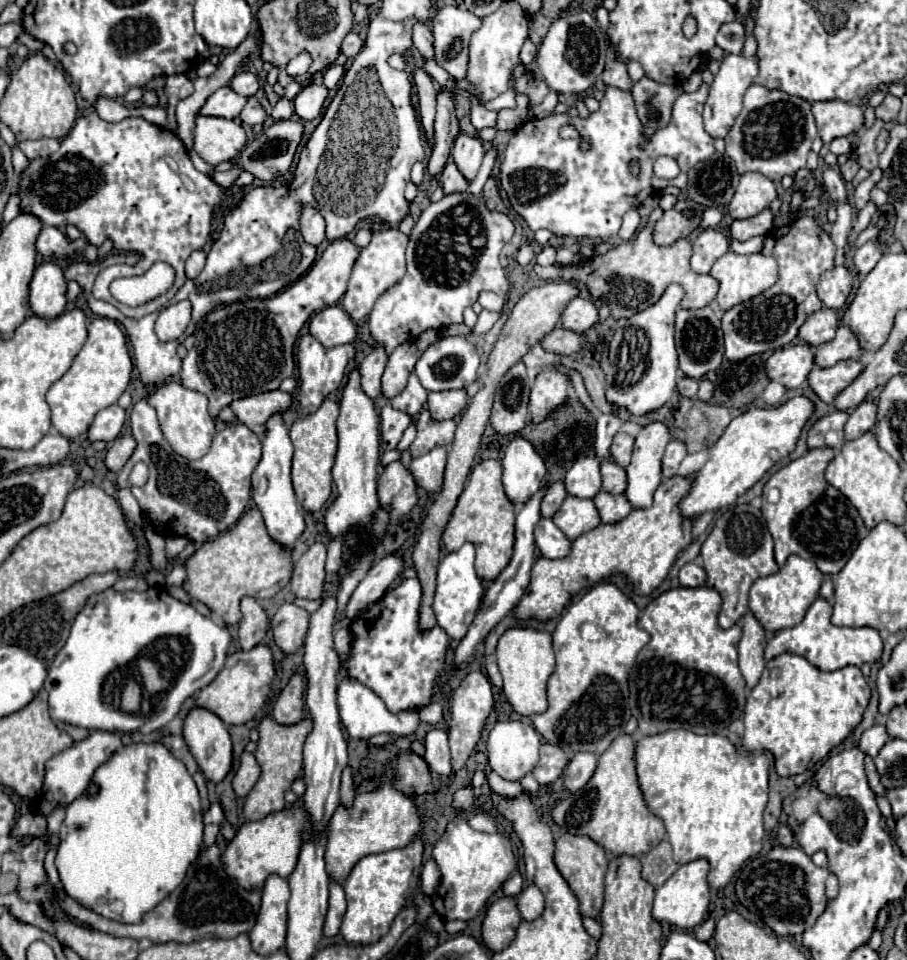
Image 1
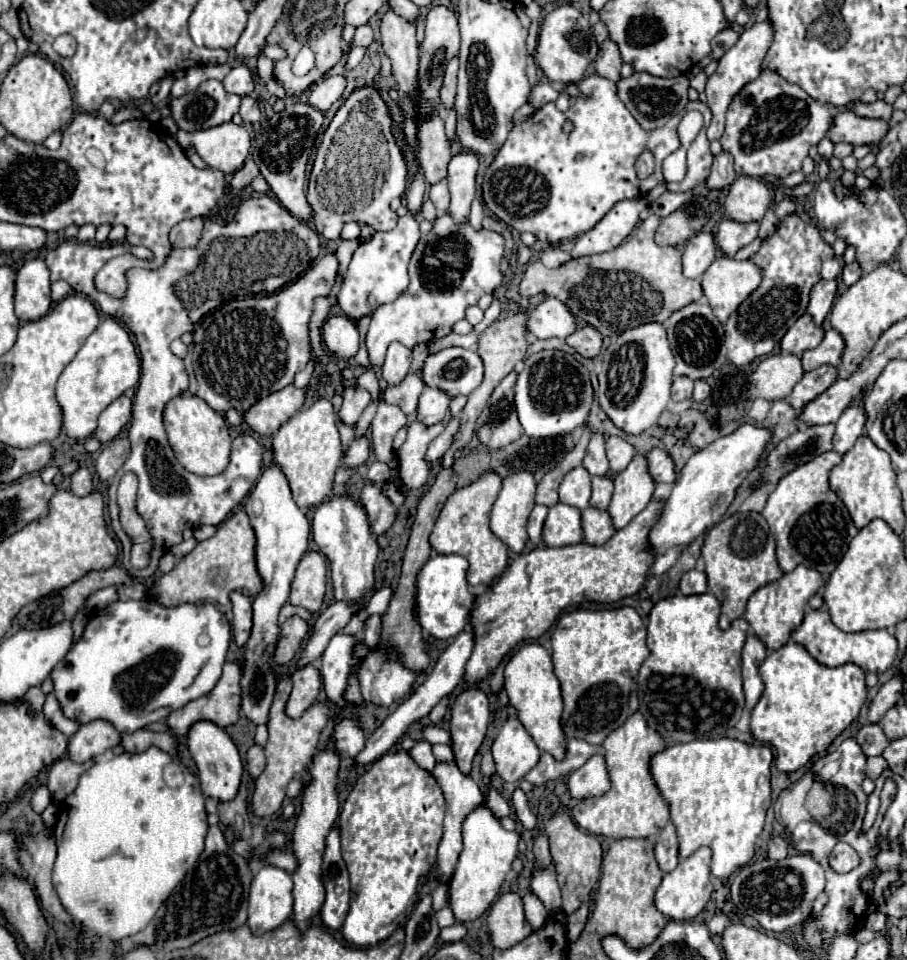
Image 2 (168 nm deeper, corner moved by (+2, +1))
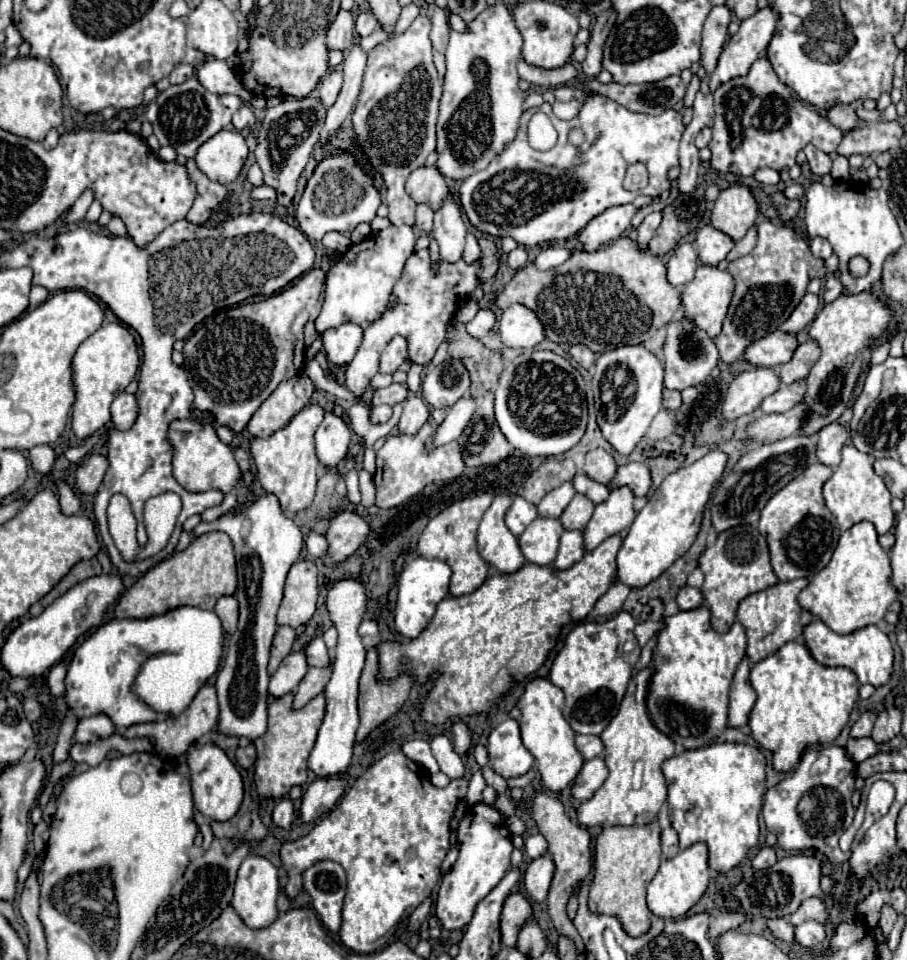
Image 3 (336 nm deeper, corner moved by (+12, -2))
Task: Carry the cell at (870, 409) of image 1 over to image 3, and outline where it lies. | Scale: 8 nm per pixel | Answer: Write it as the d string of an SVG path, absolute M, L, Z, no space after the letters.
M840 422L822 428L822 432L818 432L818 450L816 450L818 460L826 466L838 466L842 446L848 442L848 438L850 438L850 430Z

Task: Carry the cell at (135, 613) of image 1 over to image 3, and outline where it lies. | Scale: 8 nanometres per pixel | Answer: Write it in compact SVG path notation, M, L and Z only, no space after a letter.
M182 606L156 618L124 618L124 620L110 618L108 622L98 626L94 634L86 636L86 640L76 648L64 678L66 706L78 716L78 720L96 714L106 714L118 727L166 720L168 718L166 714L178 716L188 708L196 692L214 676L222 659L222 644L224 644L224 634L222 634L221 620L218 620L214 612L202 608Z

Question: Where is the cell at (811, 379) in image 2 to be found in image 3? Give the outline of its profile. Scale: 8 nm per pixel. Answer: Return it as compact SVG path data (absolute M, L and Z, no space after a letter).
M796 380L794 384L782 386L768 398L764 398L760 412L762 414L776 414L776 412L788 412L794 404L802 402L802 396L806 394L806 380Z

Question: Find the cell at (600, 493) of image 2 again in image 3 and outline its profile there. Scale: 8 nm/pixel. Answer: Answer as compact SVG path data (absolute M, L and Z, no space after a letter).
M574 496L574 500L568 504L568 508L562 512L560 522L564 524L566 530L582 530L594 512L594 504L586 500L586 496Z

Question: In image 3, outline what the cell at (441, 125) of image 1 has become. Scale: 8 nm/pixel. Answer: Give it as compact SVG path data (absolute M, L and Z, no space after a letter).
M436 8L434 16L432 16L432 46L434 46L434 64L438 68L438 76L444 78L446 72L446 44L448 44L448 34L450 34L450 26L448 26L448 16L446 10Z

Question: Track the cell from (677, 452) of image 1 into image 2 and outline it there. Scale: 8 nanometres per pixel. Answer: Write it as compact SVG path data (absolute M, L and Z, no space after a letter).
M664 449L650 451L646 455L646 463L648 463L648 473L654 479L654 483L672 483L672 481L676 481L672 457Z

